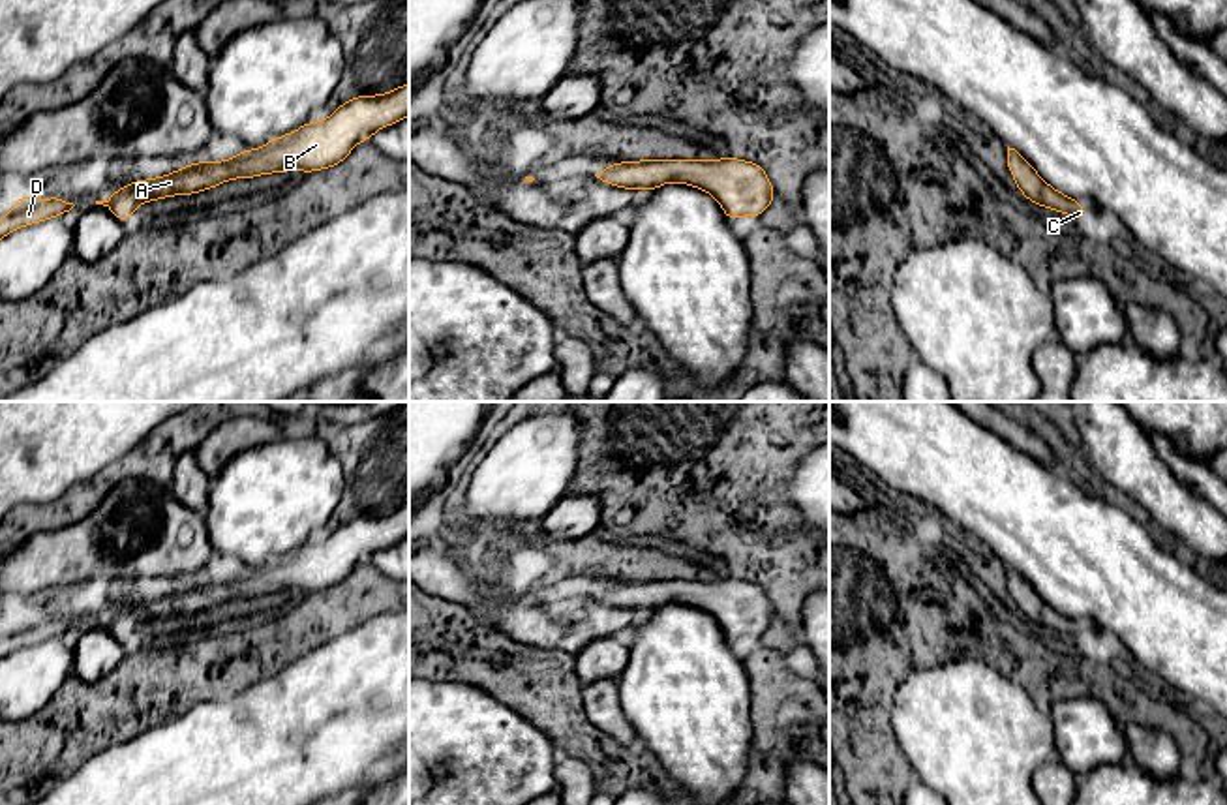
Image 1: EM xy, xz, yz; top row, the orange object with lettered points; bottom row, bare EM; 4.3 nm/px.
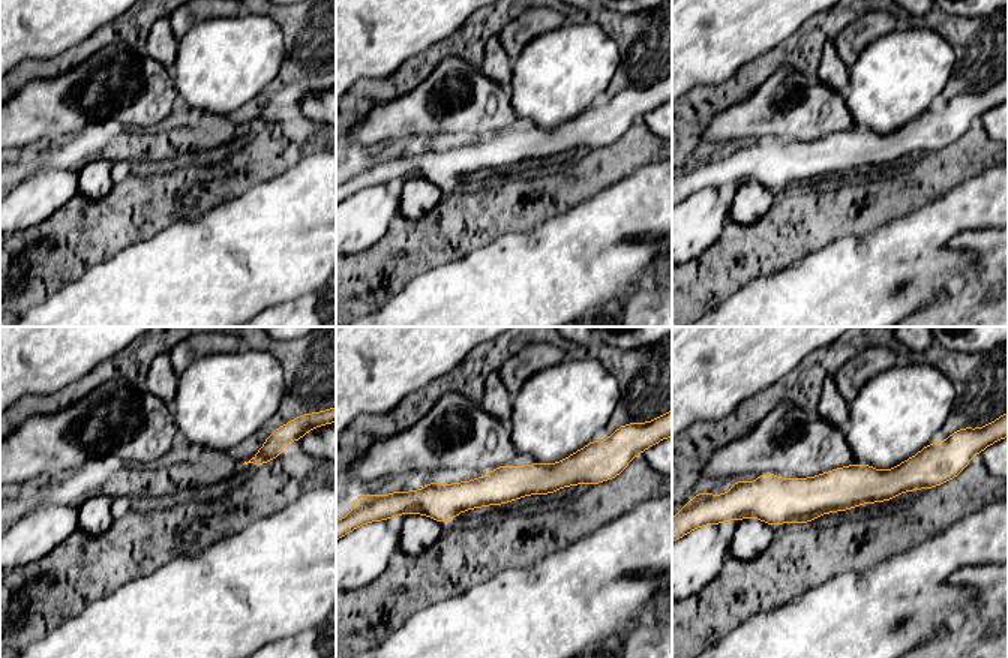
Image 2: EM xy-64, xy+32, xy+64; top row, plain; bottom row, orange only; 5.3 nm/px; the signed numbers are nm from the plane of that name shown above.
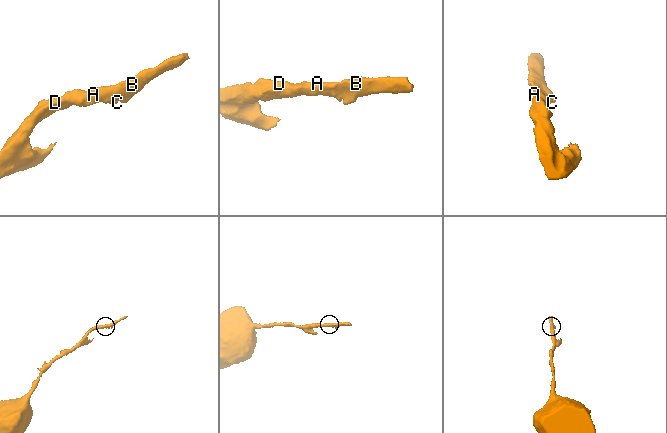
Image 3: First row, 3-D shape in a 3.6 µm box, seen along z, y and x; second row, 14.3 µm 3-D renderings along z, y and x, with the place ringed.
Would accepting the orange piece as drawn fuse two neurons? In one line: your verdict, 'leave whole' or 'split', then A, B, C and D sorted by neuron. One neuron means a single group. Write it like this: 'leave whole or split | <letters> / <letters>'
leave whole | A B C D

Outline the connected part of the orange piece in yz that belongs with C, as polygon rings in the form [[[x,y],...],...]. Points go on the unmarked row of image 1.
[[[1007,567],[1007,587],[1021,614],[1034,621],[1036,627],[1053,629],[1054,632],[1066,632],[1069,638],[1083,642],[1086,638],[1086,627],[1075,619],[1060,614],[1049,606],[1015,569]]]

